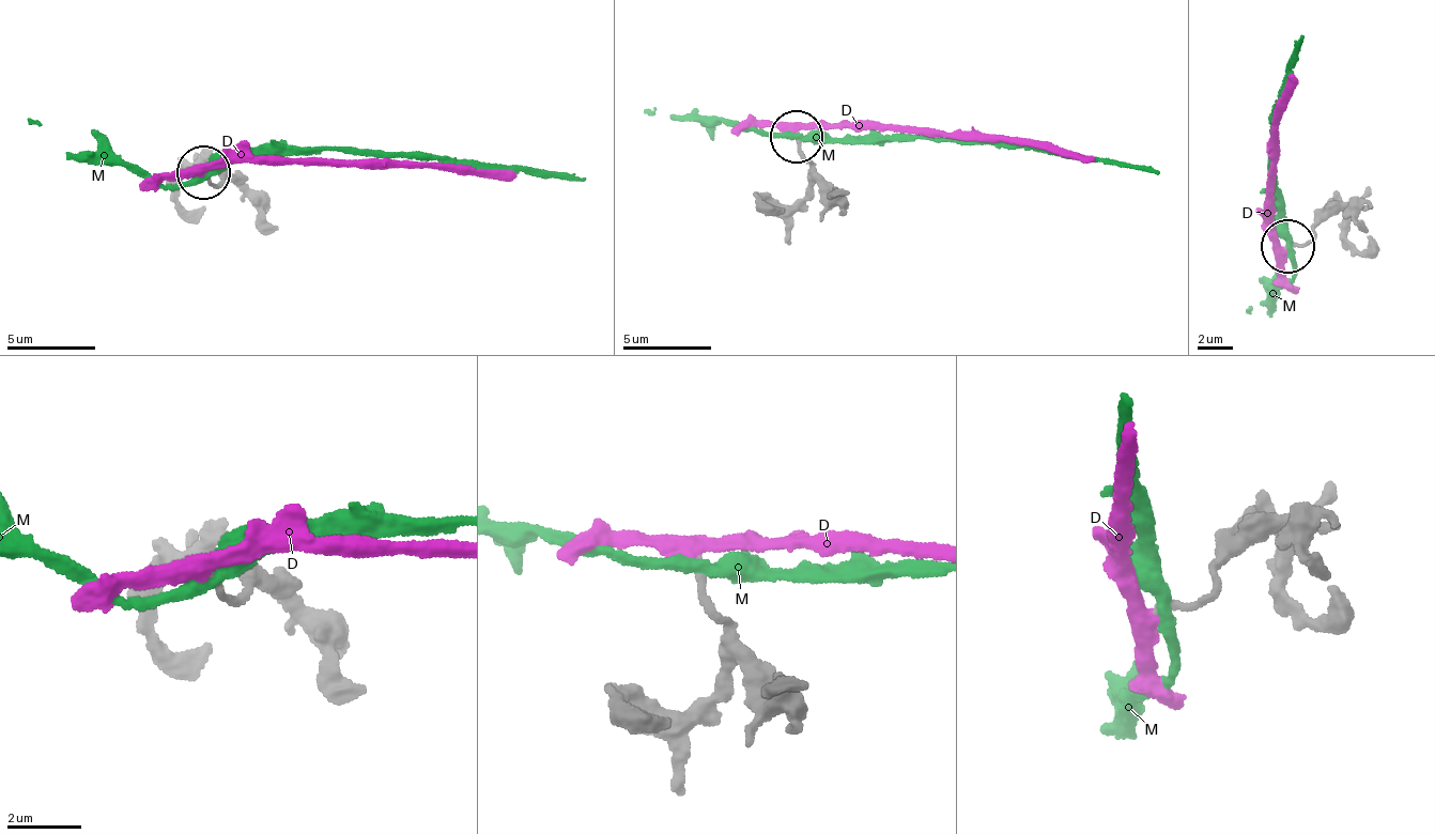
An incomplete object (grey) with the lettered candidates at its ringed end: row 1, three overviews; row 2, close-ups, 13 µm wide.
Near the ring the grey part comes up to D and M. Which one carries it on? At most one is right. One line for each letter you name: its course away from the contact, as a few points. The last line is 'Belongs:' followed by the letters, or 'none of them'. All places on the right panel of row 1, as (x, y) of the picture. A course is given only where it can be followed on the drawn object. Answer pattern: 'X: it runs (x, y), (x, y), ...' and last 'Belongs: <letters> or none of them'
D: it runs (1289, 246), (1279, 245), (1263, 201), (1273, 108), (1294, 75)
Belongs: D

